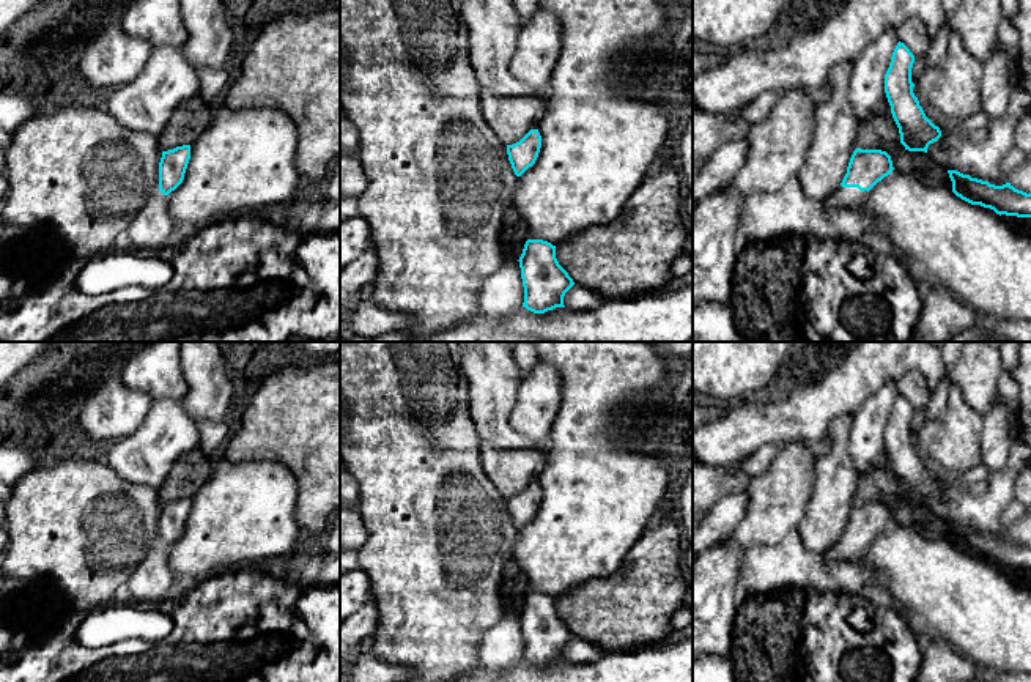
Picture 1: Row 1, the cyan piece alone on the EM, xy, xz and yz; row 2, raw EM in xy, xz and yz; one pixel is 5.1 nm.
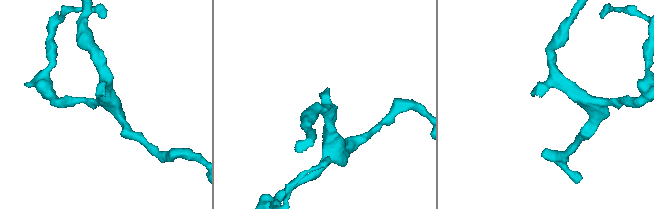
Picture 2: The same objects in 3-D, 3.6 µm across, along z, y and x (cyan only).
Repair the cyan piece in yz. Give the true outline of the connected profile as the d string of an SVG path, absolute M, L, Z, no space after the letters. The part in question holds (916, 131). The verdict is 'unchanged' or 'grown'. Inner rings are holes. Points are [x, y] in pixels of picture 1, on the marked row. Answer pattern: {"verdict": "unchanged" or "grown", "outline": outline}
{"verdict": "unchanged", "outline": "M899 41L885 74L885 93L899 128L900 143L908 151L927 153L929 145L941 137L941 131L926 117L913 93L913 63L915 55Z"}

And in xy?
{"verdict": "grown", "outline": "M190 145L162 151L159 191L150 197L127 228L134 249L157 250L167 246L167 239L176 227L170 216L167 195L183 183L189 159Z"}

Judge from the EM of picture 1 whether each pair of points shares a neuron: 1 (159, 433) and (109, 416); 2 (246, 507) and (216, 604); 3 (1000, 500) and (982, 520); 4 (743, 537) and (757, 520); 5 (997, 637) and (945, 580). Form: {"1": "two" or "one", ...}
{"1": "two", "2": "two", "3": "one", "4": "one", "5": "one"}

